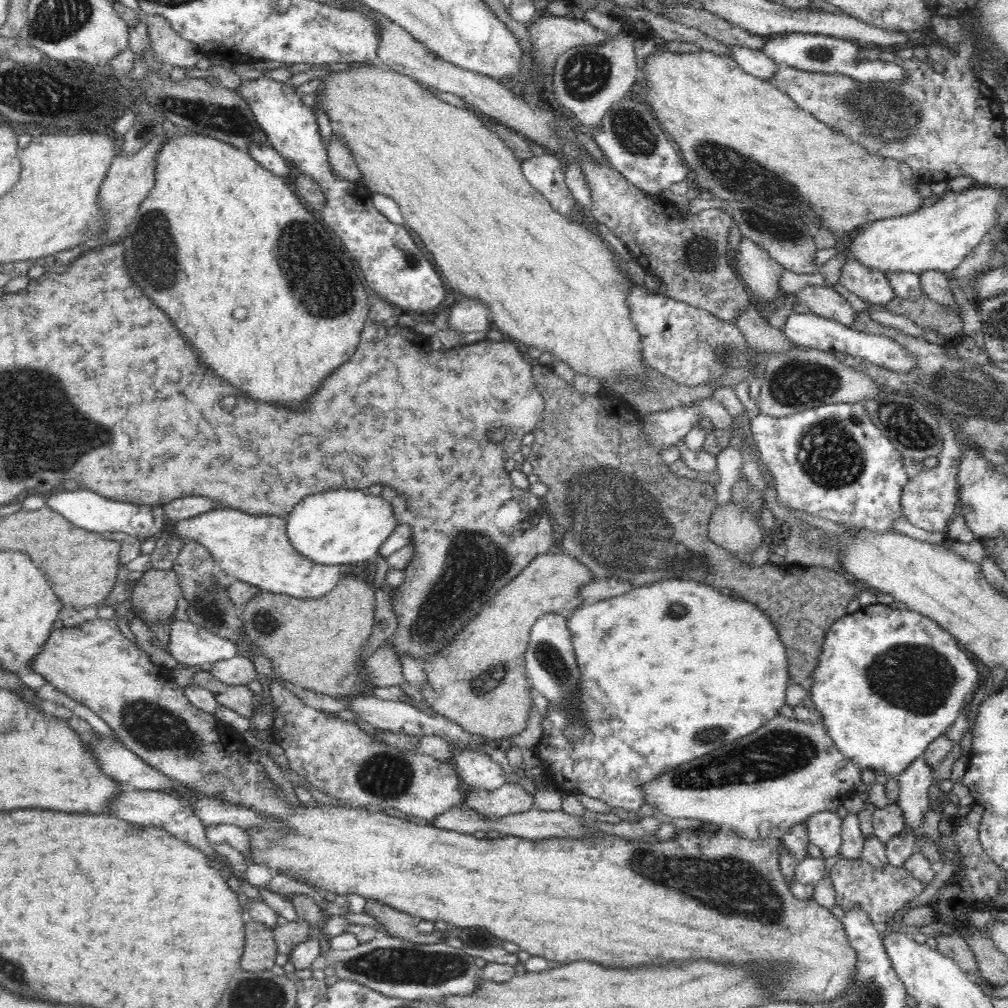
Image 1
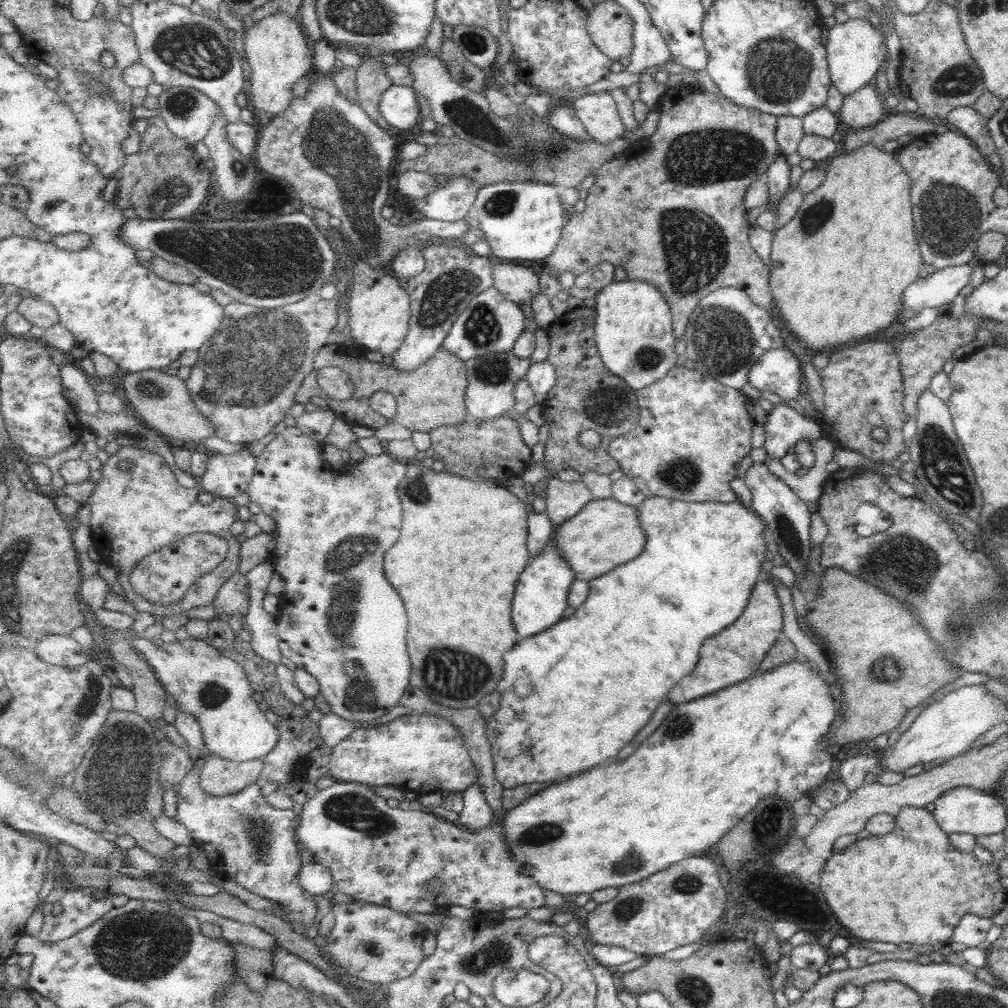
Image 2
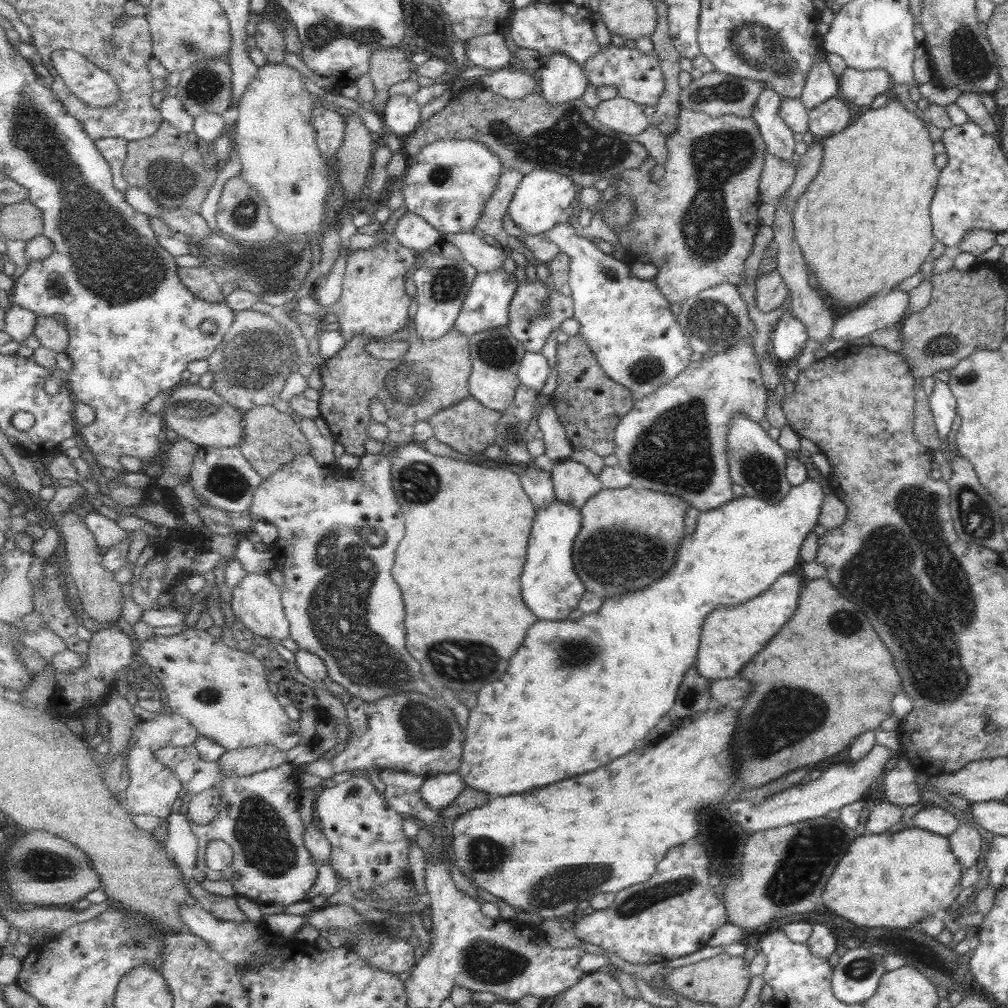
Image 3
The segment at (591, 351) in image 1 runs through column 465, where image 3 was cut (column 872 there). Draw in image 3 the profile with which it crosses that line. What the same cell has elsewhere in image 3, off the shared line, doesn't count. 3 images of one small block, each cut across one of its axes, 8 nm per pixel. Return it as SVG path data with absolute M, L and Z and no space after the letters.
M903 97L902 103L895 100L886 100L884 106L877 109L867 109L852 124L845 126L840 132L821 140L823 156L821 156L821 166L819 172L813 176L811 182L807 184L805 192L797 198L792 216L792 230L795 242L799 245L801 256L805 261L805 268L808 274L814 274L817 278L816 284L819 292L824 296L829 304L835 306L859 306L867 299L877 295L877 291L893 288L903 279L915 274L919 270L920 264L929 258L929 250L936 240L931 232L931 221L929 216L929 205L933 192L935 192L936 180L939 174L937 166L933 163L933 142L929 138L929 130L923 120L916 116L913 109Z

